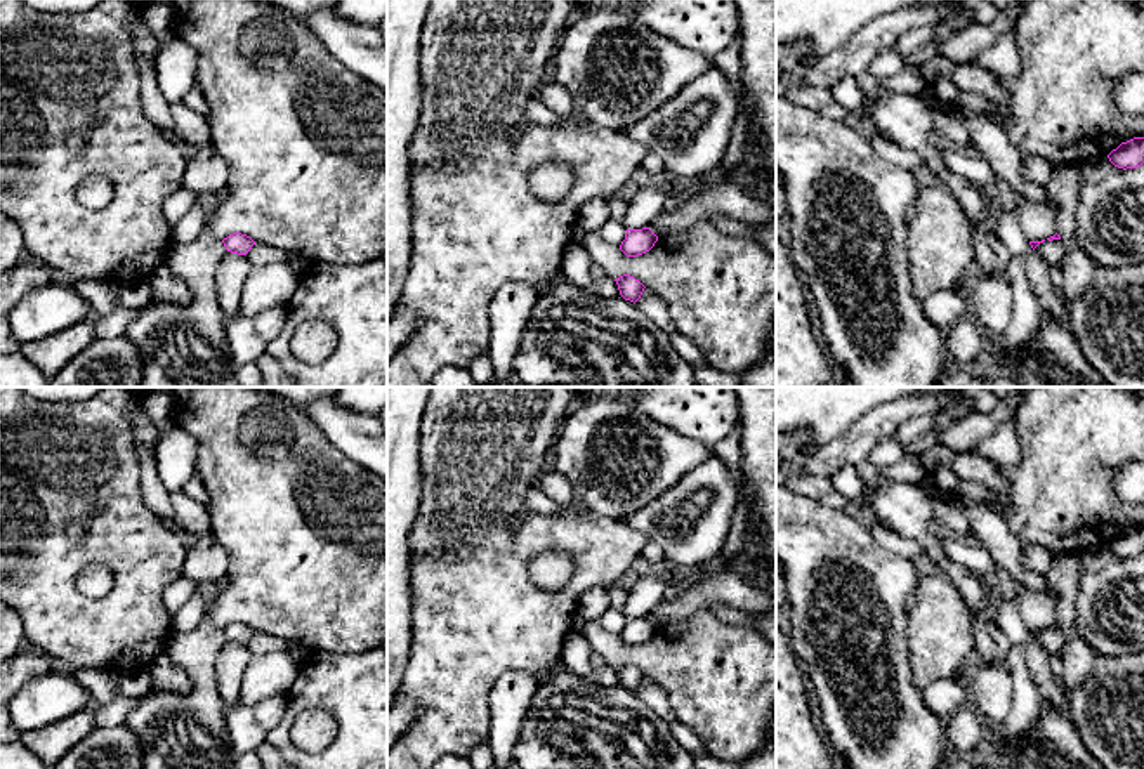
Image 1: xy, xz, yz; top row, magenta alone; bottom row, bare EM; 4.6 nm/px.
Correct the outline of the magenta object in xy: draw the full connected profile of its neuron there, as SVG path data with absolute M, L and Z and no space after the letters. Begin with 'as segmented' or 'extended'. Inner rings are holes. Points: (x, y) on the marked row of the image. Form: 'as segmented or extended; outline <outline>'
as segmented; outline M241 233L229 234L227 238L222 240L222 243L227 252L238 253L238 255L247 255L255 245L255 241L250 236Z

